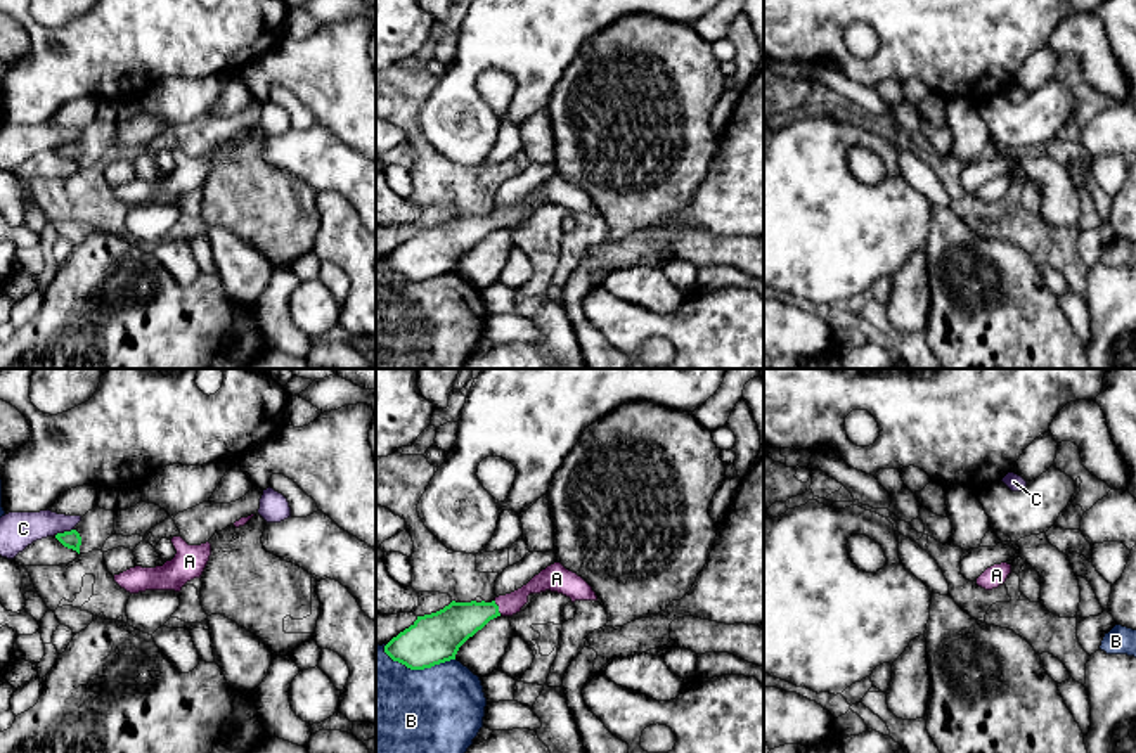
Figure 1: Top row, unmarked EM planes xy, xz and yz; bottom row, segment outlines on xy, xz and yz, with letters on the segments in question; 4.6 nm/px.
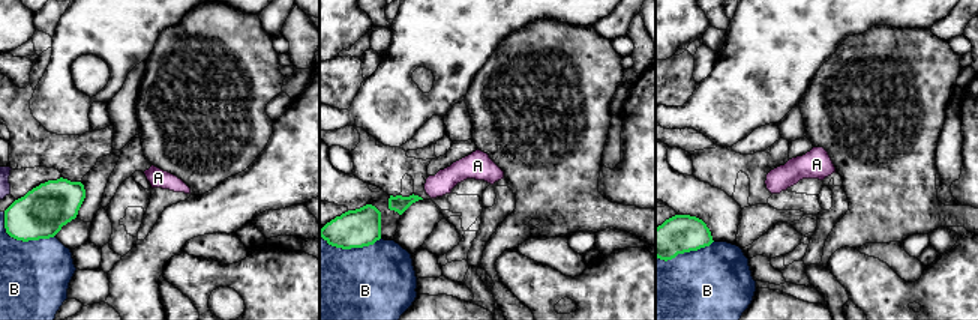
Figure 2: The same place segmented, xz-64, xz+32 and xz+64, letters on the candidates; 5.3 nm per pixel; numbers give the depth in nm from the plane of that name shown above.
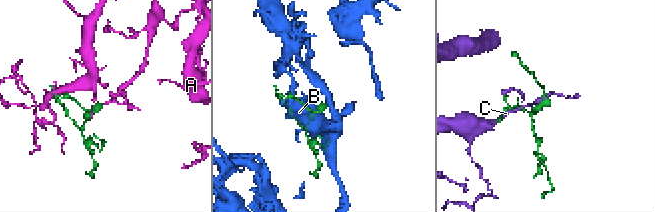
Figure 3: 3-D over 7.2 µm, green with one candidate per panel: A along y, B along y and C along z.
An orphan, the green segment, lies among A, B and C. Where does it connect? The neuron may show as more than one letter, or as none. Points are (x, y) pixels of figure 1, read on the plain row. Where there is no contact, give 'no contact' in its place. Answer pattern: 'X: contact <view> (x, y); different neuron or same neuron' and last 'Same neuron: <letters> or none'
A: contact xz (497, 220); same neuron
B: contact xz (418, 281); different neuron
C: contact xy (64, 144); different neuron
Same neuron: A

